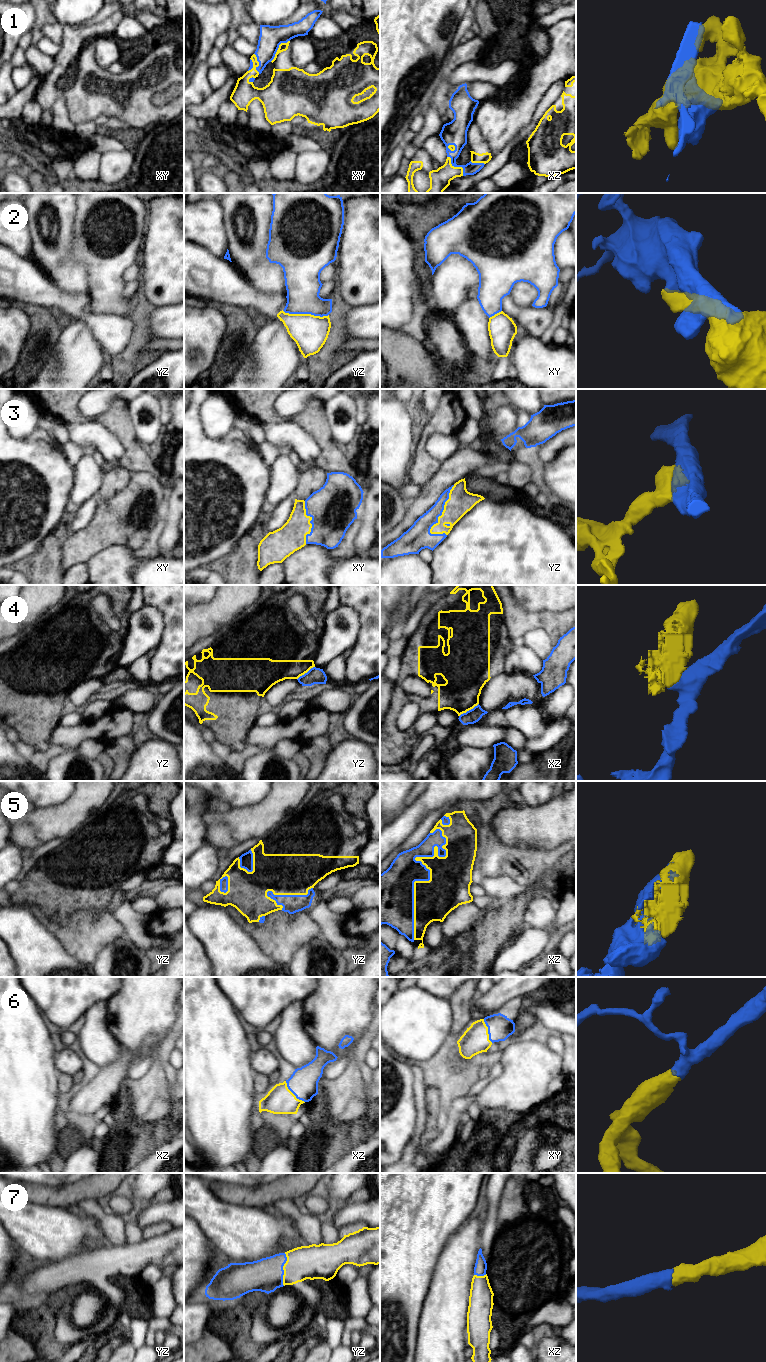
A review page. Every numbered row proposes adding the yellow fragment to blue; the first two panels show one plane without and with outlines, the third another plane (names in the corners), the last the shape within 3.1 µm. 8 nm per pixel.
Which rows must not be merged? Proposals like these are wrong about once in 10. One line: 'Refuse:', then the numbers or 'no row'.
Refuse: 2, 4

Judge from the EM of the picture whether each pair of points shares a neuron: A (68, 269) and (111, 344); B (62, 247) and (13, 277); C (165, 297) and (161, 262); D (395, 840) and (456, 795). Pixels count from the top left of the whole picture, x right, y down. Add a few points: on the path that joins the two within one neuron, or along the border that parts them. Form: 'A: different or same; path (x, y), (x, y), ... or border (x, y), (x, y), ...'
A: different; border (59, 288), (68, 293), (85, 294), (89, 297)
B: different; border (35, 262), (50, 282)
C: same; path (165, 288), (165, 271)
D: same; path (406, 823), (428, 801), (439, 795)

